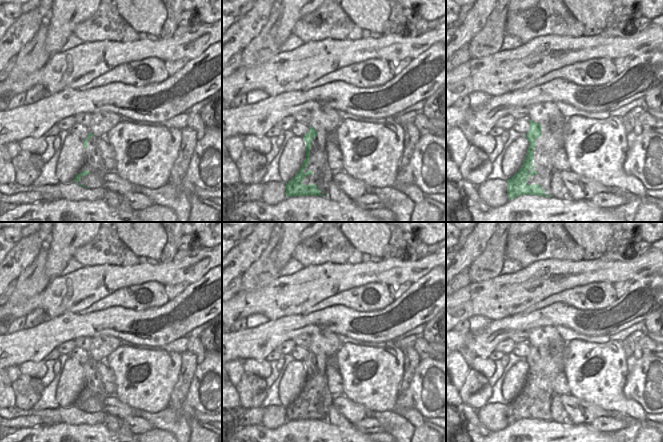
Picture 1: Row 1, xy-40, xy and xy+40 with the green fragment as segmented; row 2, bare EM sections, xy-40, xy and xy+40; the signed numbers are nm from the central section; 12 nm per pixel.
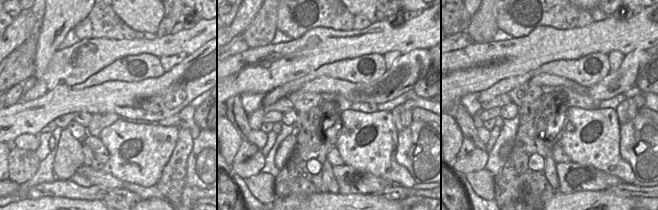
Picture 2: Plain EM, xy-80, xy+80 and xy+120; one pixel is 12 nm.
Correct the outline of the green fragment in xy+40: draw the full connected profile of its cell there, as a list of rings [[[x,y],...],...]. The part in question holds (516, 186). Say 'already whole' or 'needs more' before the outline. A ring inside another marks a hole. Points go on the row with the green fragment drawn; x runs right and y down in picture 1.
already whole | [[[530,121],[530,129],[525,135],[529,141],[529,147],[527,149],[526,158],[520,168],[520,170],[511,178],[507,179],[507,195],[509,200],[522,196],[522,195],[538,195],[551,197],[552,195],[545,195],[545,190],[541,188],[540,184],[527,184],[526,181],[531,175],[537,175],[533,165],[535,140],[541,136],[541,125]]]

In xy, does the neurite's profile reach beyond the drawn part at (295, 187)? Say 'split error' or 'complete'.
complete

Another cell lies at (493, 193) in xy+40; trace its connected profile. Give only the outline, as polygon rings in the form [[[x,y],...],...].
[[[486,180],[477,185],[477,191],[481,200],[490,208],[501,207],[509,201],[506,180]]]

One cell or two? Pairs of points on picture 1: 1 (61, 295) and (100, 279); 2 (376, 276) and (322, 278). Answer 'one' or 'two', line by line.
1: one
2: one

